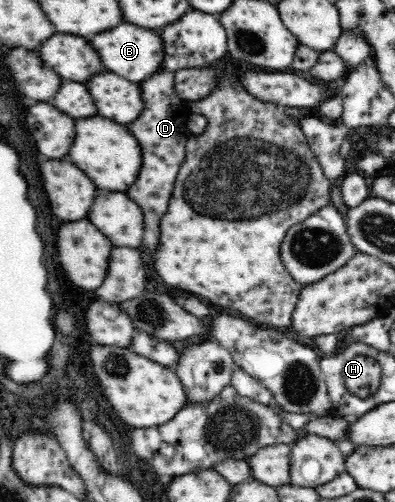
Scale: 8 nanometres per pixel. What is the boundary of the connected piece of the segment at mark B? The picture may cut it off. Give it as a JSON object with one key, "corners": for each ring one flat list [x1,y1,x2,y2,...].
{"corners":[[120,24,112,30,94,34,90,38,94,50,100,54,102,64,114,72,120,74,122,78,128,78,130,82,142,82,152,74,160,71,160,64,164,60,164,46,158,34,154,34,154,30,144,30,140,26,132,26,132,24]]}

